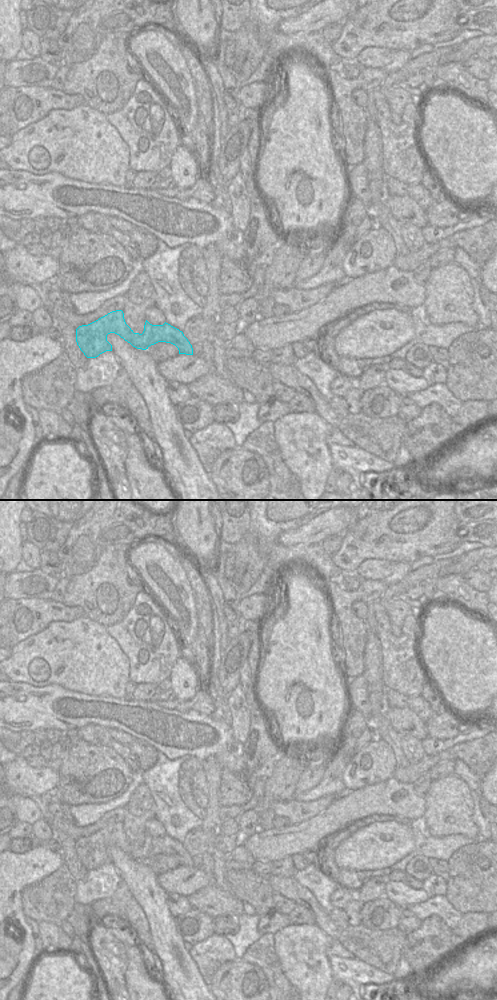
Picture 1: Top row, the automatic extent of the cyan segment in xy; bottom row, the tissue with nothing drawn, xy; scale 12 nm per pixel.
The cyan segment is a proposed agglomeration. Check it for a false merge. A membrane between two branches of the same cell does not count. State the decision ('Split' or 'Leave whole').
Leave whole.

